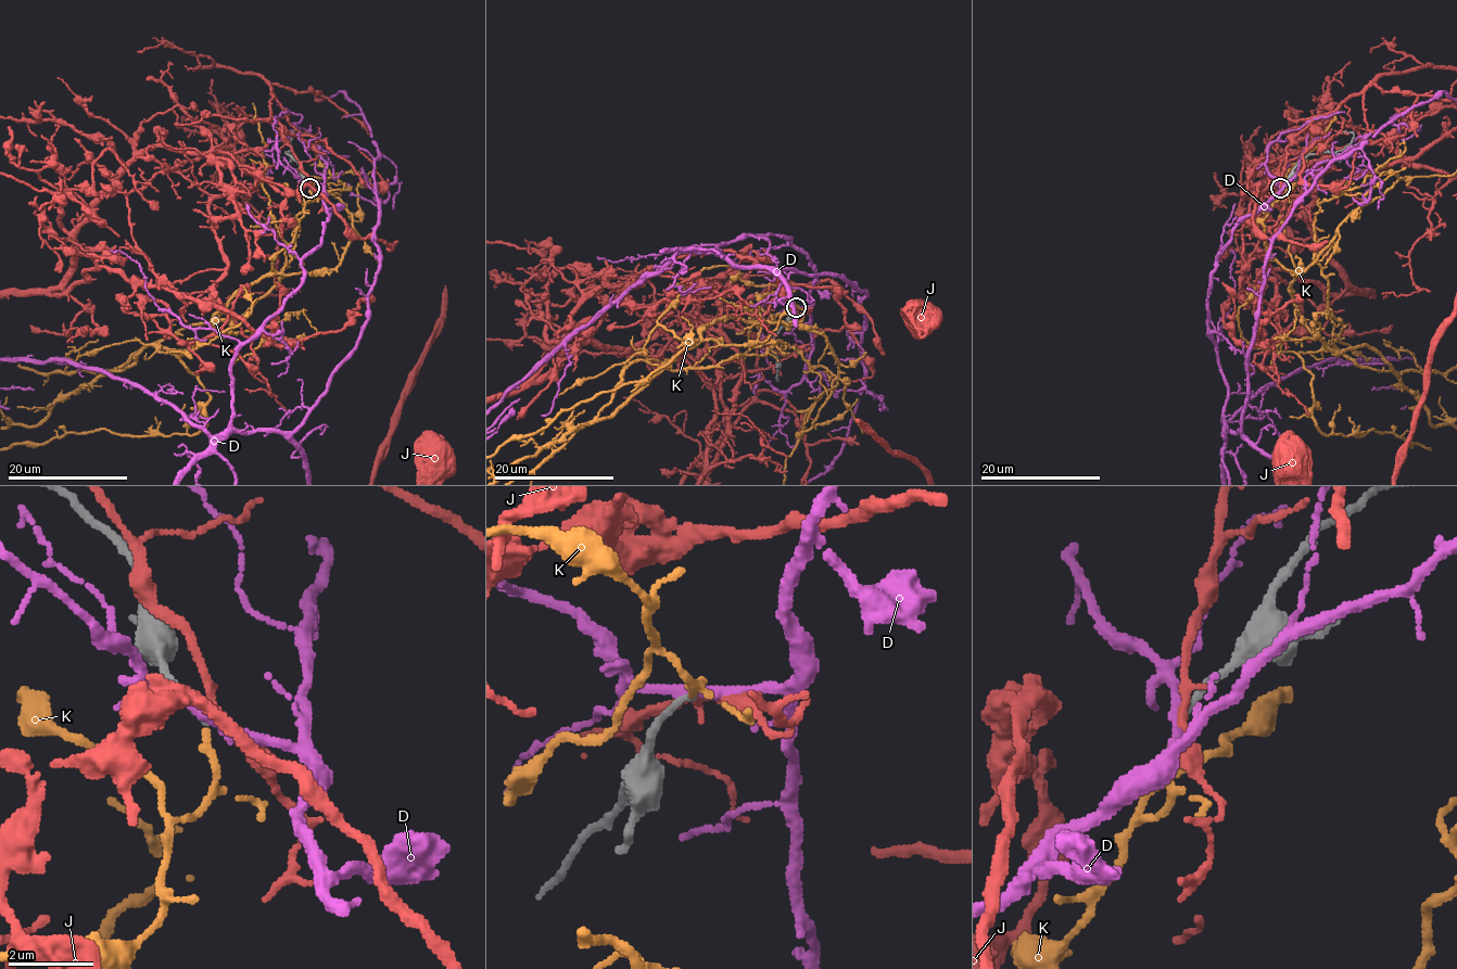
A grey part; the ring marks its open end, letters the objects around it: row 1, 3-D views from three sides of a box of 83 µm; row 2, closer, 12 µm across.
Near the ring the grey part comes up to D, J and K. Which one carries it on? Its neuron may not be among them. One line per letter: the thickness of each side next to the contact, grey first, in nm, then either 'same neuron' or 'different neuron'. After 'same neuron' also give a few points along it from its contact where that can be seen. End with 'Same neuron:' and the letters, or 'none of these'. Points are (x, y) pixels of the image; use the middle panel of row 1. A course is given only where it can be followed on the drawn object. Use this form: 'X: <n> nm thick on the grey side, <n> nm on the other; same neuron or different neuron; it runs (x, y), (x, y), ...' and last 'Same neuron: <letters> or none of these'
D: 180 nm thick on the grey side, 240 nm on the other; different neuron
J: 160 nm thick on the grey side, 200 nm on the other; different neuron
K: 160 nm thick on the grey side, 160 nm on the other; same neuron
Same neuron: K

